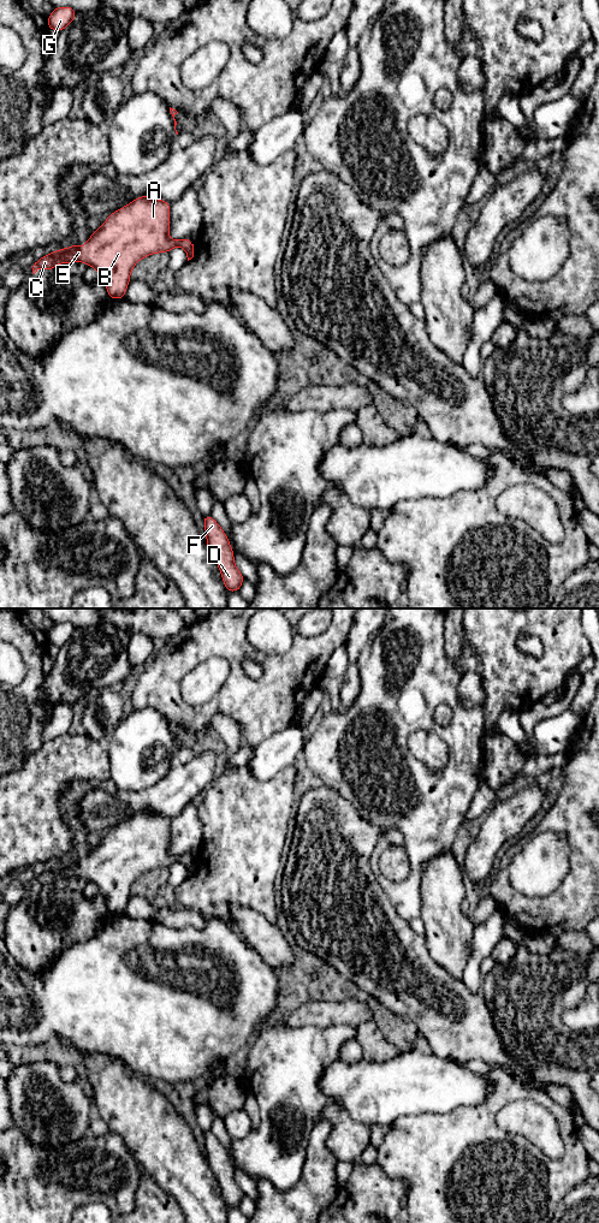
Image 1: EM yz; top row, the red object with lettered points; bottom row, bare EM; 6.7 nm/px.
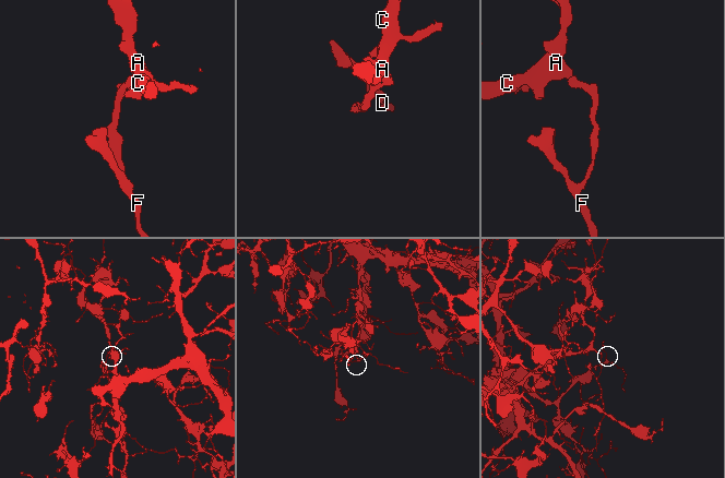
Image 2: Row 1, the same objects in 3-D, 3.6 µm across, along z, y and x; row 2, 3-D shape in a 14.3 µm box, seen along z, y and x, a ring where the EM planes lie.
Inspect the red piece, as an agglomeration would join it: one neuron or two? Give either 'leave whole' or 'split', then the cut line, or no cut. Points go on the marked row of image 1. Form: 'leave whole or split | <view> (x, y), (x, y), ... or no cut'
split | yz (193, 245), (187, 251)

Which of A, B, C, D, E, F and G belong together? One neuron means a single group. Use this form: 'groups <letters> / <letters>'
groups A B C E G / D F

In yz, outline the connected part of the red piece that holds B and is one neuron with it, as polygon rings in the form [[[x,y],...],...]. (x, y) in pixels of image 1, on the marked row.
[[[140,196],[127,206],[112,213],[87,244],[79,248],[73,244],[70,248],[60,249],[47,254],[31,267],[35,274],[38,268],[53,271],[58,262],[71,265],[79,261],[93,266],[100,278],[106,281],[108,298],[121,299],[125,297],[126,287],[130,283],[132,267],[143,257],[155,253],[170,253],[179,245],[189,251],[194,244],[188,238],[172,241],[167,237],[170,231],[171,203],[149,196]]]

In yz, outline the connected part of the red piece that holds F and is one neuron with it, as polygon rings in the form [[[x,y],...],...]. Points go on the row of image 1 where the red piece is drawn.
[[[202,516],[206,524],[207,545],[221,571],[223,581],[227,592],[239,592],[244,576],[233,563],[233,550],[230,546],[227,535],[210,516]]]

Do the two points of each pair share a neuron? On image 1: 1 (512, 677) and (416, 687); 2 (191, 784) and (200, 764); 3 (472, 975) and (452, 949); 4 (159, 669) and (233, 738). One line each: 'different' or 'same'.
1: different
2: same
3: different
4: different

